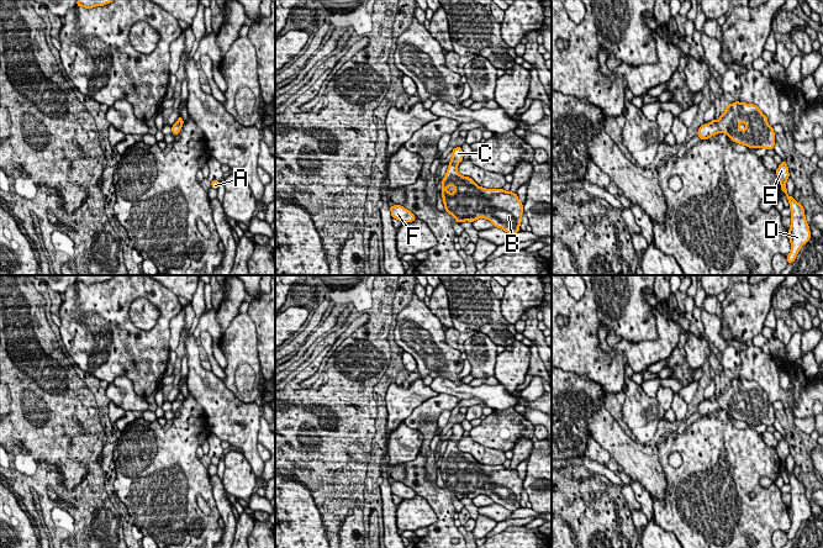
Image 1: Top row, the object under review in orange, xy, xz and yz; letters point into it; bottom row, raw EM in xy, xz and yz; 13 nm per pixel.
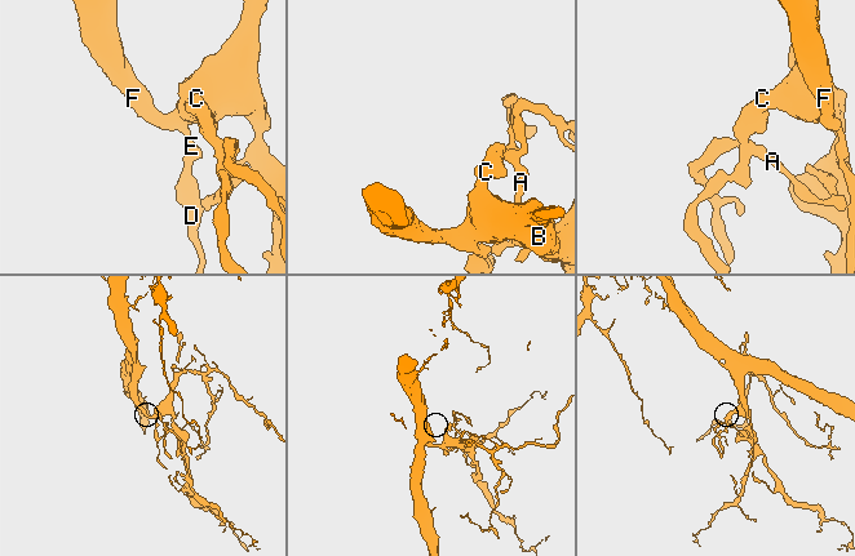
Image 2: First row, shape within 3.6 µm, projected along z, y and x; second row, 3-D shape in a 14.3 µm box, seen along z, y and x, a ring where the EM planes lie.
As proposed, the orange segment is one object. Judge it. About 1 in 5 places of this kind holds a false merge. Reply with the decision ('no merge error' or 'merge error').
no merge error

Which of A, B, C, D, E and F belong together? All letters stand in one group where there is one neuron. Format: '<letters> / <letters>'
A B C D E F

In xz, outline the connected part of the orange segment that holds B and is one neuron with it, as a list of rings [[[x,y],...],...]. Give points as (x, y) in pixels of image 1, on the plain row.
[[[461,422],[452,427],[452,436],[440,458],[444,486],[459,500],[486,495],[494,504],[510,511],[519,509],[523,480],[517,470],[481,464],[471,454],[460,452],[457,444],[464,432]]]

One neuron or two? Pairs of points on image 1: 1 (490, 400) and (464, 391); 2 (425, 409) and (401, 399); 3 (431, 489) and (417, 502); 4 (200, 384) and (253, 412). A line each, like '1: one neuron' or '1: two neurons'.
1: one neuron
2: two neurons
3: two neurons
4: one neuron

